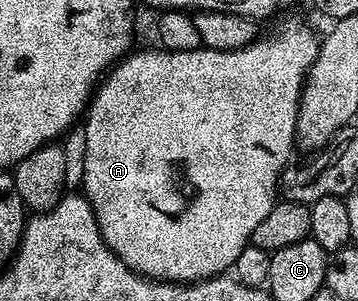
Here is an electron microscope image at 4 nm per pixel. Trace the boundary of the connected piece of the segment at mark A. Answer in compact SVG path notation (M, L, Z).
M288 17L276 30L273 31L272 37L261 36L252 42L251 45L245 45L242 49L206 49L199 48L194 51L170 51L153 47L153 49L144 49L141 53L137 51L129 52L120 58L107 73L104 74L99 85L96 86L95 93L92 94L92 100L86 110L86 120L84 125L84 189L83 196L88 198L88 202L92 204L92 210L96 212L96 222L100 228L100 234L105 243L114 251L114 255L118 255L126 263L126 267L130 267L136 273L141 274L154 281L175 281L177 283L191 283L193 281L205 281L208 277L218 277L227 274L229 270L235 266L238 255L242 255L242 251L250 244L254 231L258 228L258 223L262 223L262 219L266 219L266 215L270 215L273 205L278 200L278 186L280 183L280 174L288 168L293 160L292 149L297 148L296 143L296 124L298 123L298 111L300 110L300 91L304 88L304 78L308 76L308 68L314 63L314 59L320 50L321 38L316 37L316 33L304 21L299 21L296 17Z

